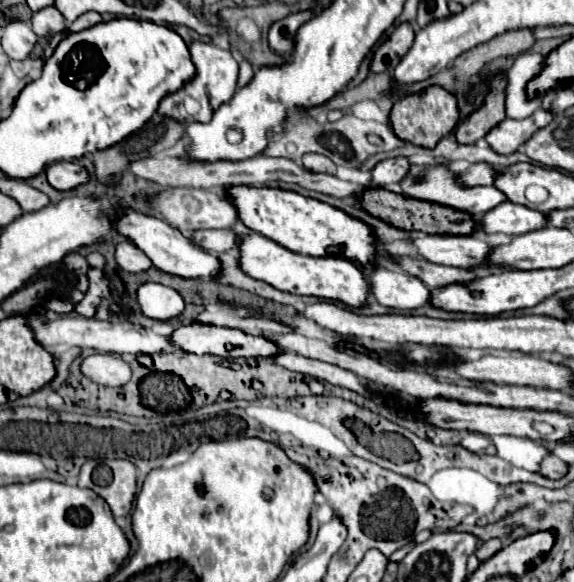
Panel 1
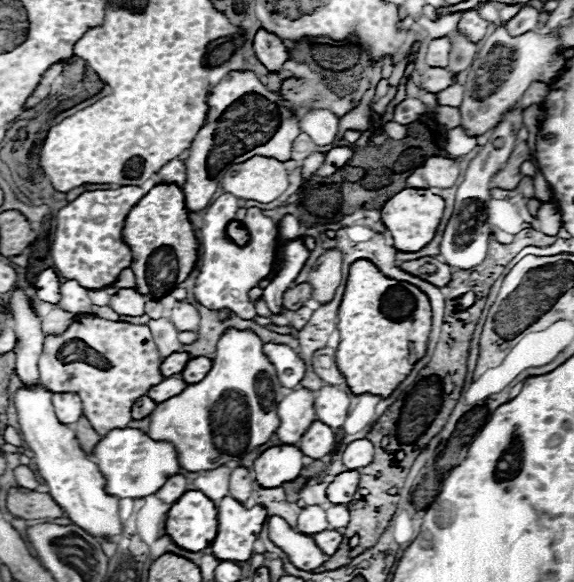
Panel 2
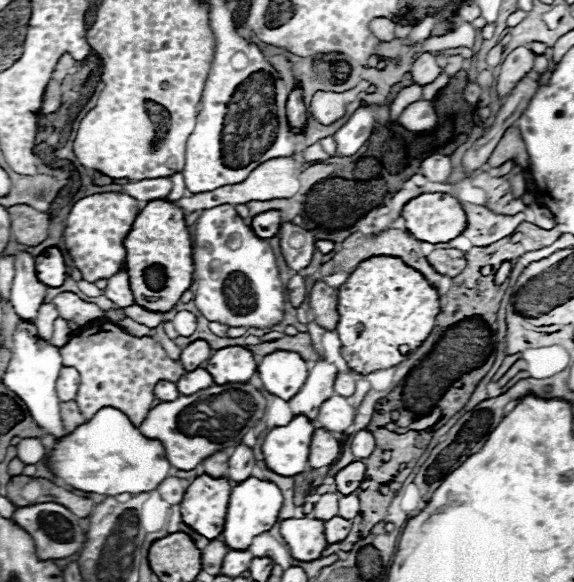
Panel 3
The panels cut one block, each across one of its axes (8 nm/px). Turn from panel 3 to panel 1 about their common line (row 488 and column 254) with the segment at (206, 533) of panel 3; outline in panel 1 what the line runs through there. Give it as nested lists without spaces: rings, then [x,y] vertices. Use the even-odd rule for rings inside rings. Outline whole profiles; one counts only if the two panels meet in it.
[[[230,186],[226,188],[226,198],[238,210],[238,220],[284,248],[308,254],[308,256],[324,256],[324,254],[338,254],[348,260],[358,260],[364,268],[376,266],[376,258],[380,256],[378,250],[372,246],[374,232],[368,224],[344,214],[342,210],[318,202],[314,198],[300,196],[296,192],[286,192],[280,188],[254,188],[254,186]]]

